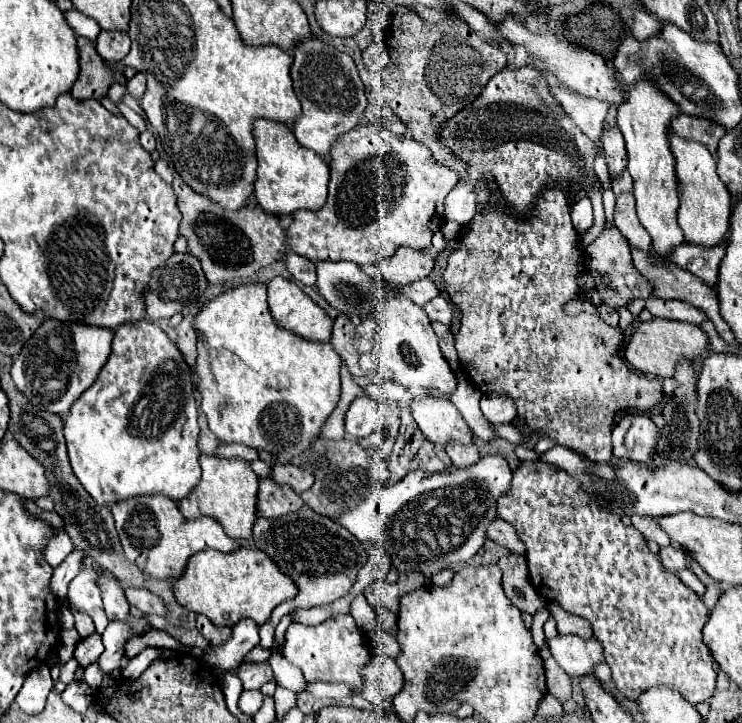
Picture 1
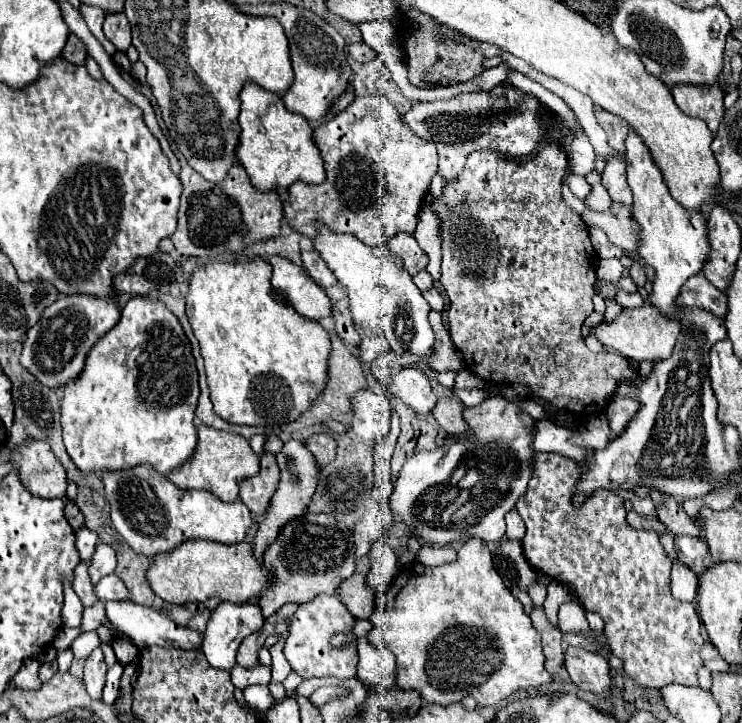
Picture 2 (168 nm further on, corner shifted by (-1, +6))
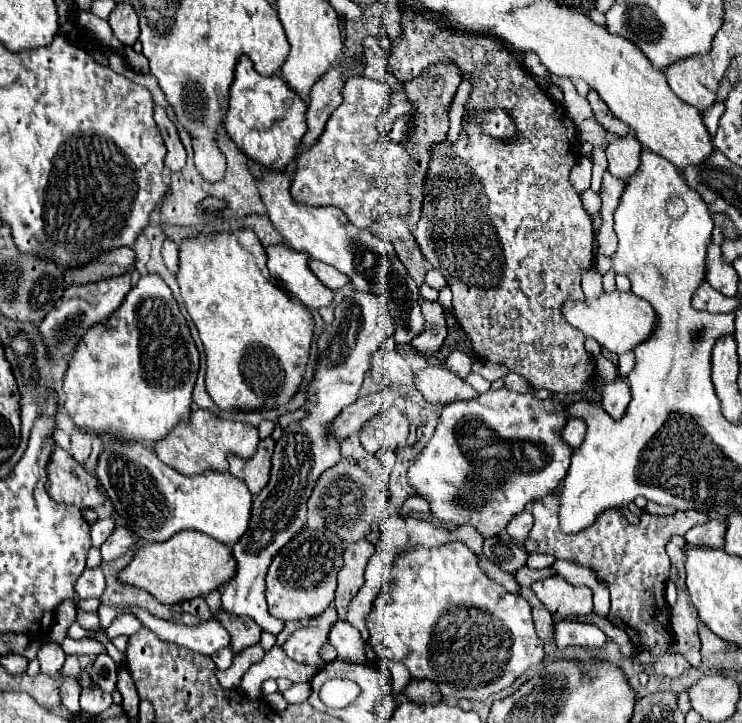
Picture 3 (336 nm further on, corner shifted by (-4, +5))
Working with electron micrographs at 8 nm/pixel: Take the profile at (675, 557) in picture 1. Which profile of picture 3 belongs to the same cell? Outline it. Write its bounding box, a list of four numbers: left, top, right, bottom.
[684,519,726,549]

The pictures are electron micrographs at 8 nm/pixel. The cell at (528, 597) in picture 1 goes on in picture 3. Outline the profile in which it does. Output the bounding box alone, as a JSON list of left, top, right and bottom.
[484,531,528,575]

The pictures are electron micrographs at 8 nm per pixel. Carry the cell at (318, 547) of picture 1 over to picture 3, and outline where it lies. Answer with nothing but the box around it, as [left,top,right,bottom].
[266,529,344,621]

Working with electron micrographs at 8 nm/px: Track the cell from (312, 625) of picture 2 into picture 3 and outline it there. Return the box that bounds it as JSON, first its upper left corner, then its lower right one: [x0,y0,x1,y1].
[282,607,338,669]

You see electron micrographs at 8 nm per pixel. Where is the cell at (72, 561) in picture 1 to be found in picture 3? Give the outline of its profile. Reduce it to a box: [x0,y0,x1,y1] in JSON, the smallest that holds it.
[90,519,114,547]

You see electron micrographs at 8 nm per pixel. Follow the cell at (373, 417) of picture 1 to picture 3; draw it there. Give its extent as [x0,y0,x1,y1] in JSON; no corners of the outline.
[360,407,408,453]

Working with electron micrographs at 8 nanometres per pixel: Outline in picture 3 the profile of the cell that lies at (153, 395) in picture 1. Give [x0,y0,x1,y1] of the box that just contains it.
[64,275,200,447]

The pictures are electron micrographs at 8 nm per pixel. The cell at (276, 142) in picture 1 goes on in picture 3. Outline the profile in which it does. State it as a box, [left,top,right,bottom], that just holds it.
[224,57,306,171]

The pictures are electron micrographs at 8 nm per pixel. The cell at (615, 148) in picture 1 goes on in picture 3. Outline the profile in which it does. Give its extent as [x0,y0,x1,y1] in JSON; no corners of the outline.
[588,89,632,137]

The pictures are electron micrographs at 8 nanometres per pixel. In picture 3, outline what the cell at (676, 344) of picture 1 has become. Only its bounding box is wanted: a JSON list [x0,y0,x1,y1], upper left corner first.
[564,293,658,355]

